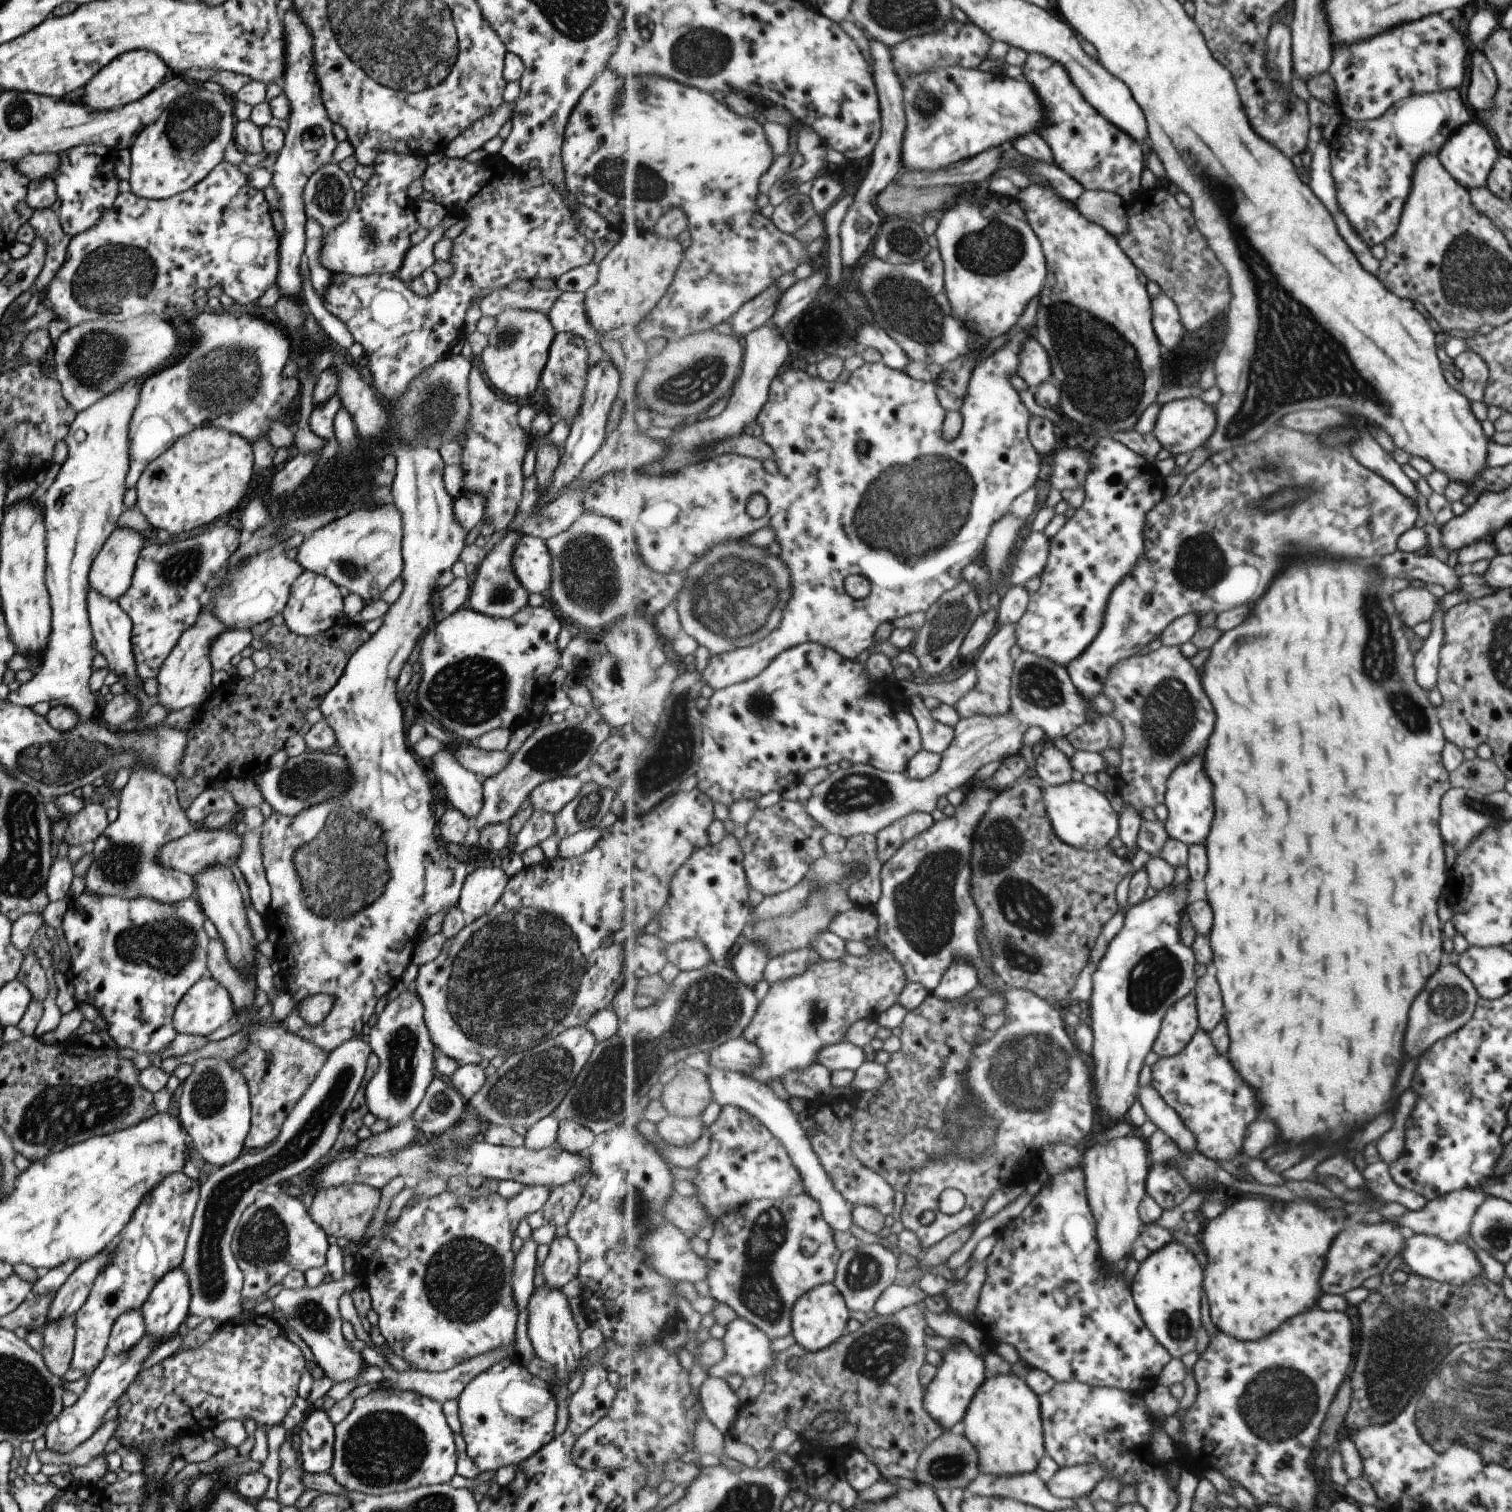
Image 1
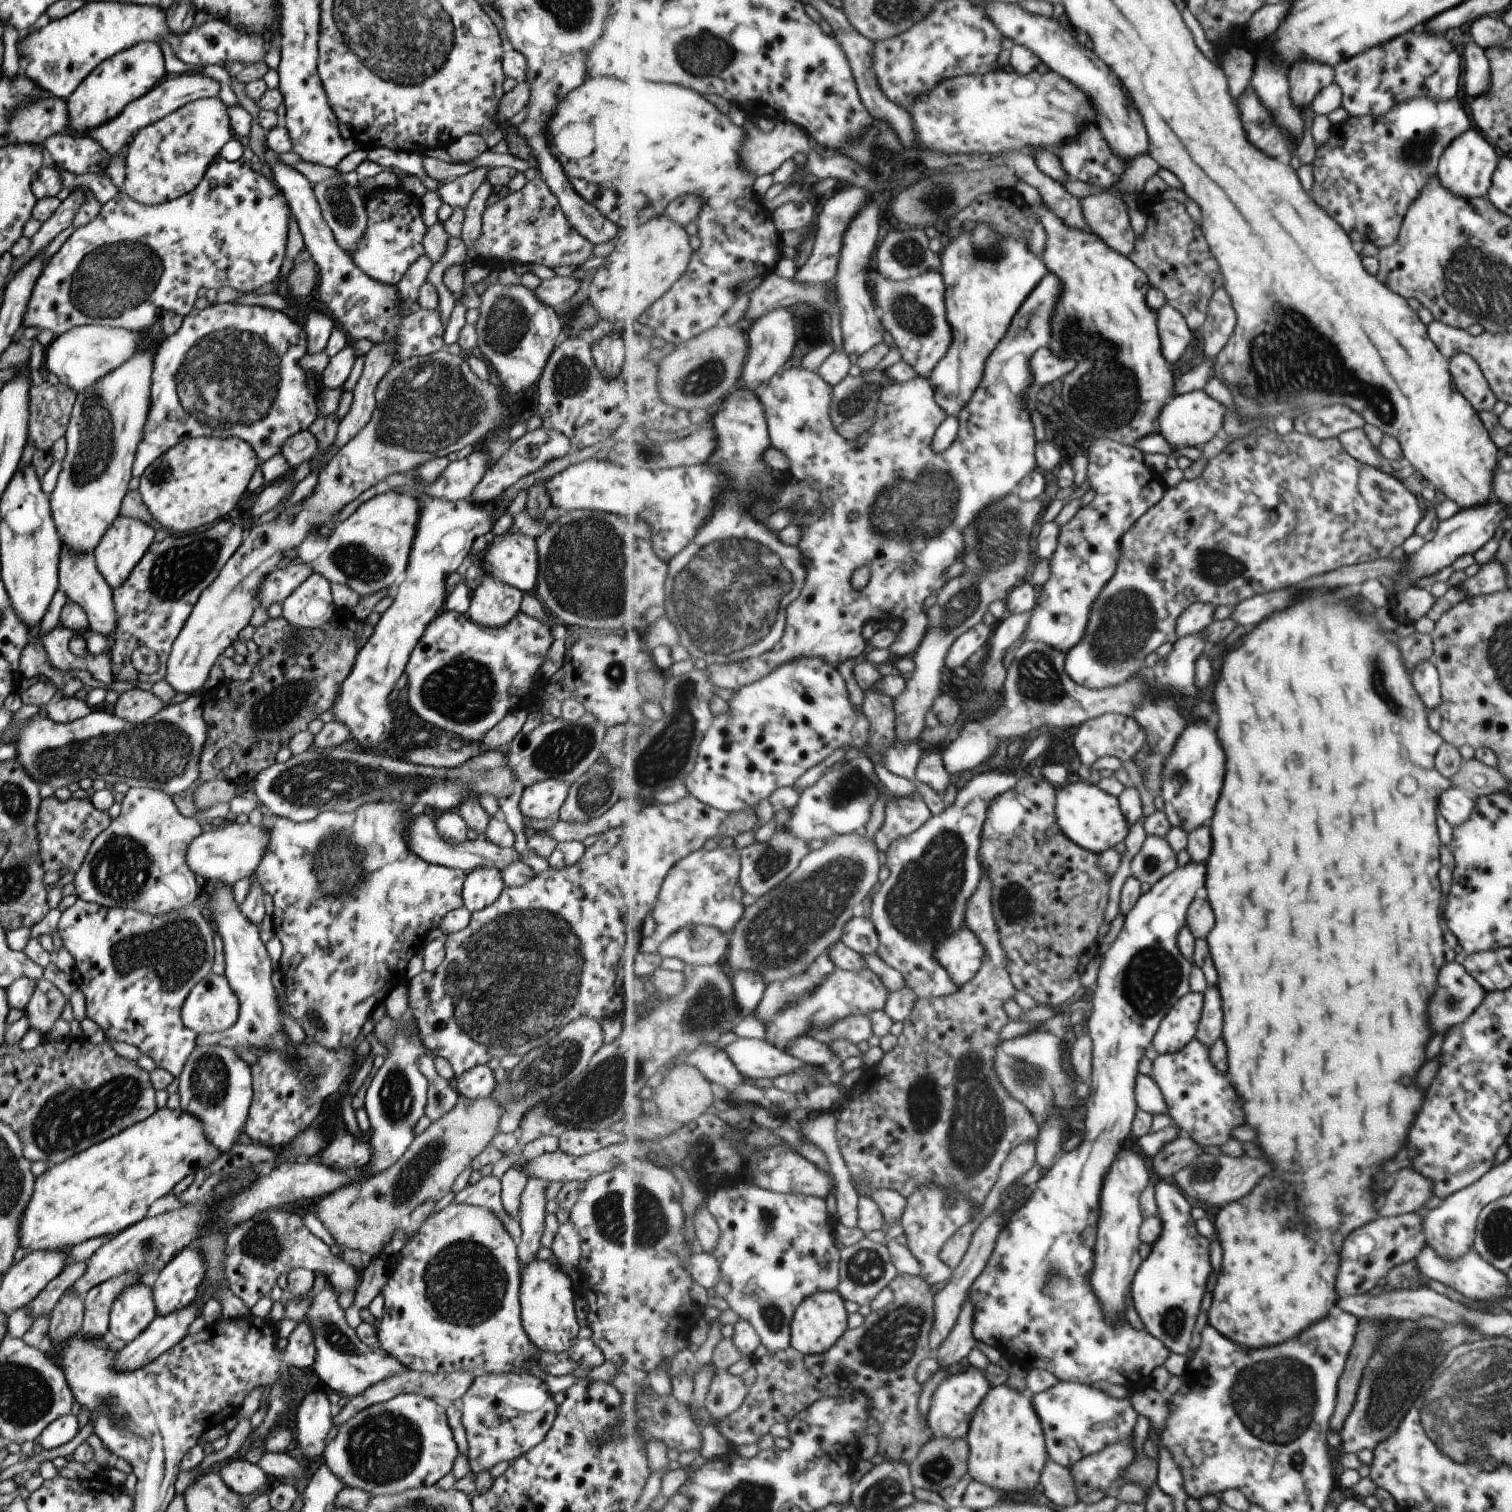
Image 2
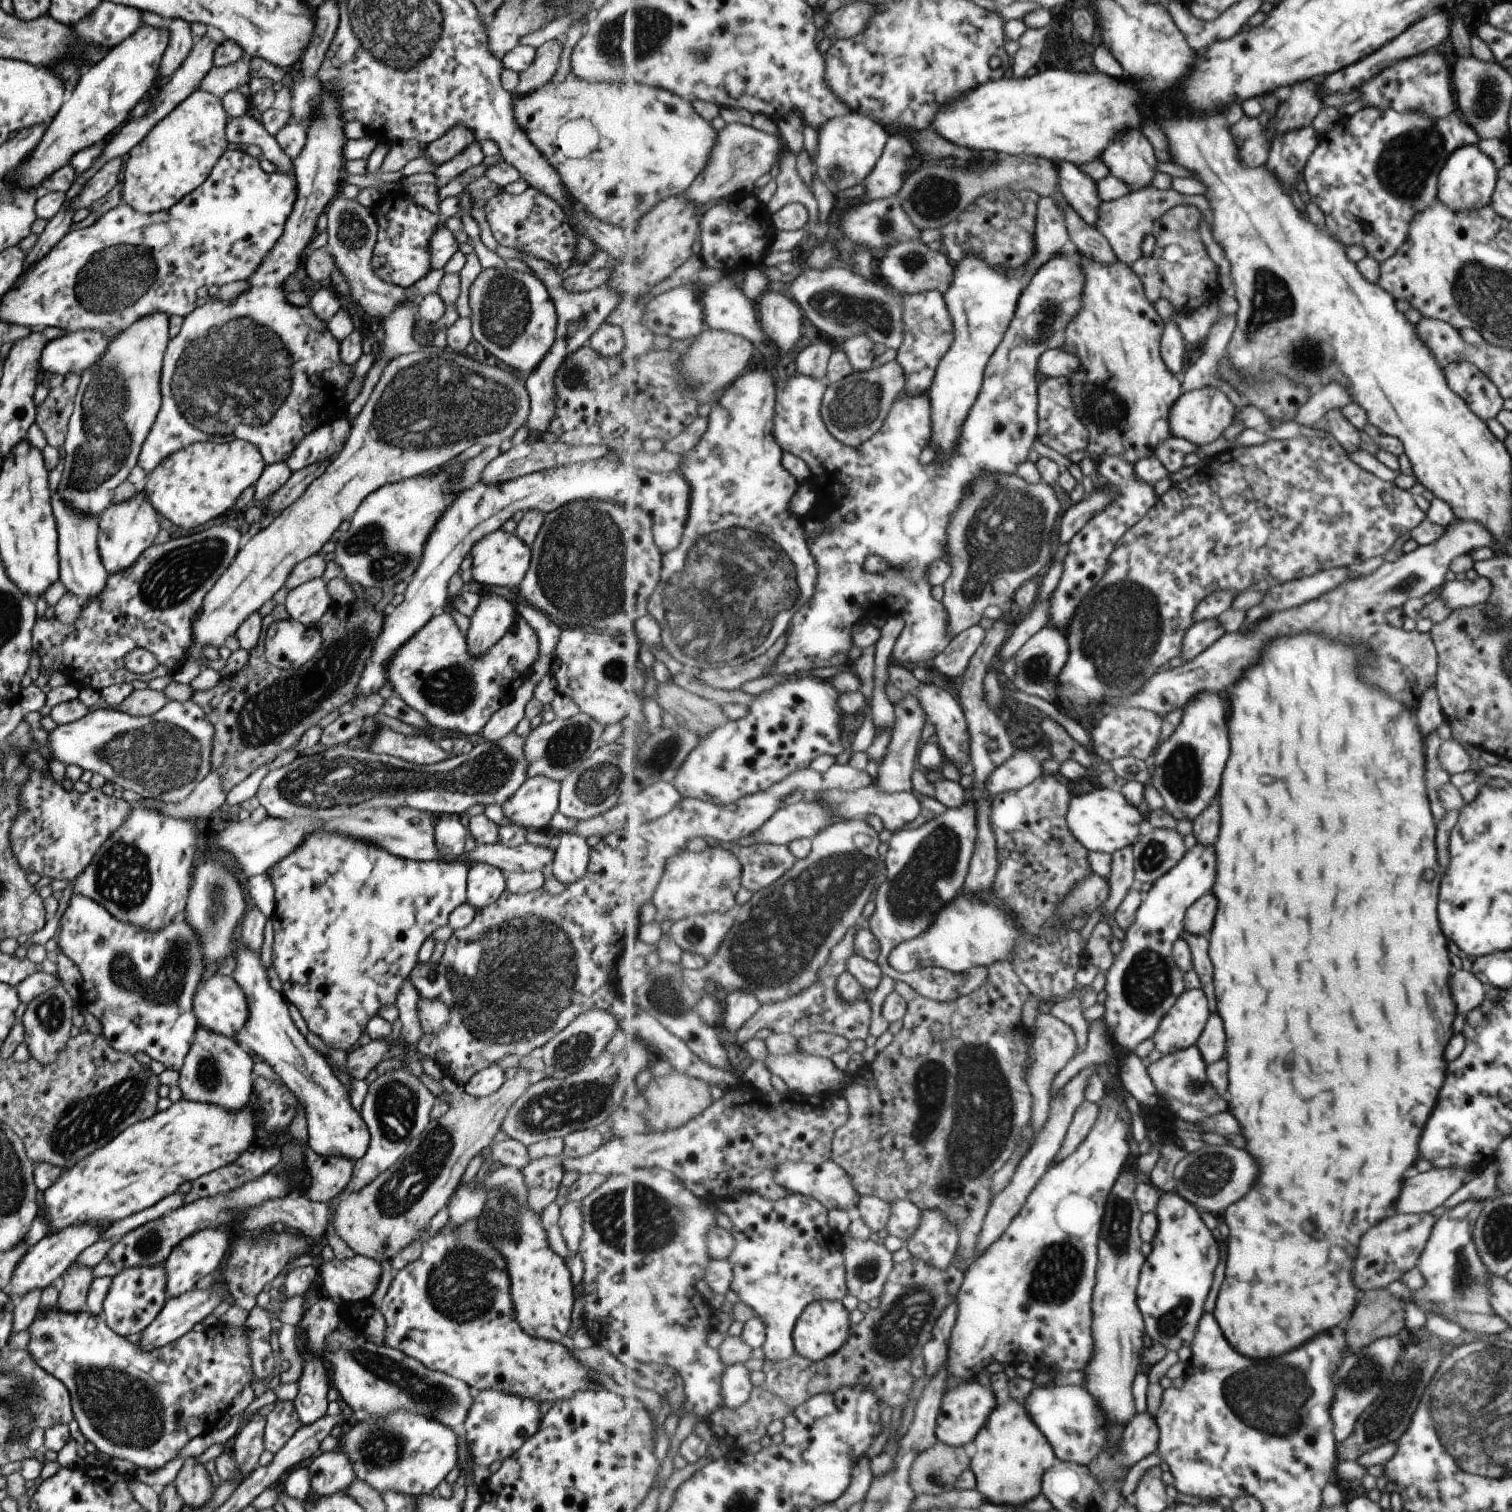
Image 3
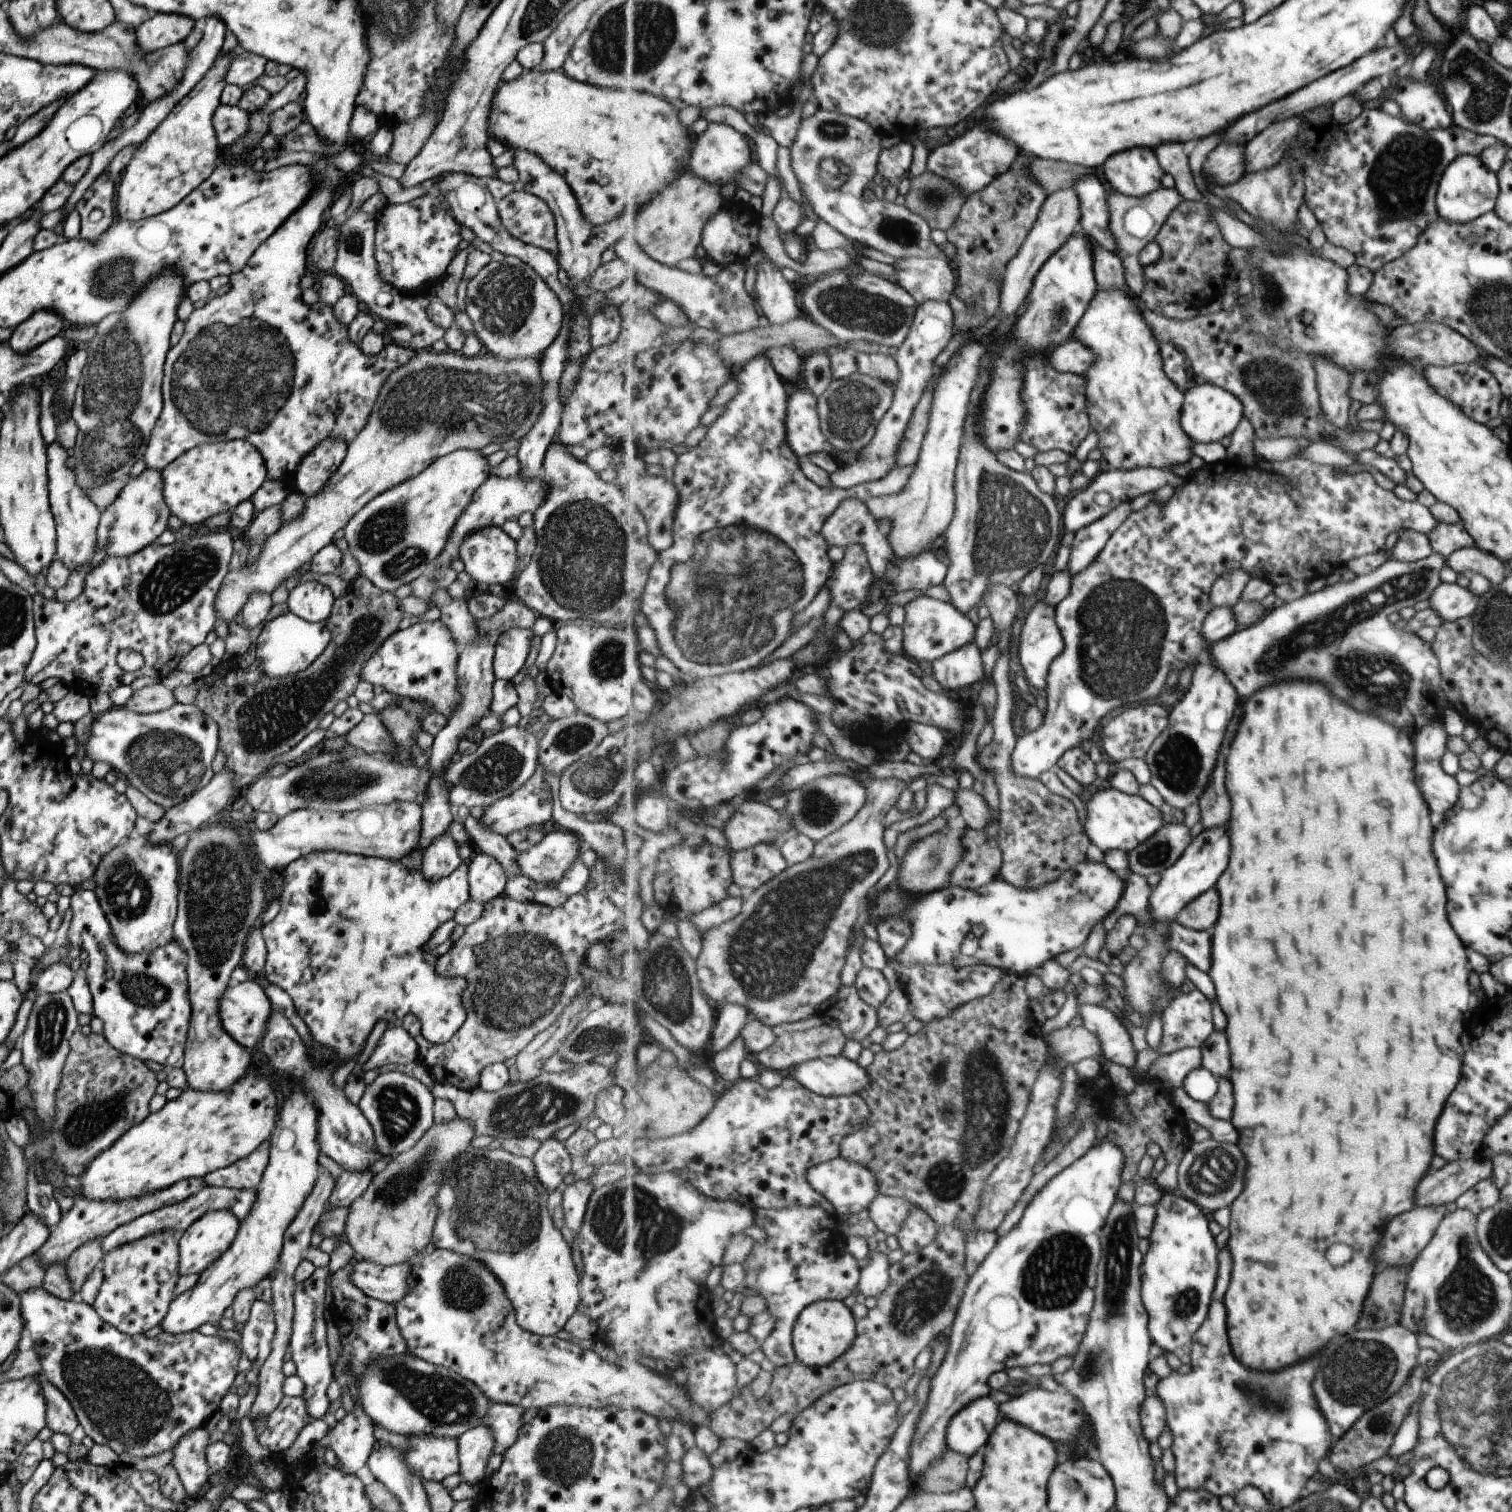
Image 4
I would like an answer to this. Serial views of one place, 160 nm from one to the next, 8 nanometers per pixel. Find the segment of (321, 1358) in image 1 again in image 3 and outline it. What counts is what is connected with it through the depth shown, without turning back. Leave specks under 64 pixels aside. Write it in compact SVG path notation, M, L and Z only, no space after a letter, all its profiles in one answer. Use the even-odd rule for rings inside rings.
M331 1331L326 1337L327 1348L331 1351L329 1358L322 1356L329 1372L331 1387L353 1411L363 1410L367 1415L382 1417L396 1410L403 1409L416 1415L423 1415L440 1422L450 1429L461 1424L472 1405L473 1391L462 1380L448 1374L425 1368L418 1360L405 1356L400 1350L372 1343L365 1338L346 1338L341 1332Z

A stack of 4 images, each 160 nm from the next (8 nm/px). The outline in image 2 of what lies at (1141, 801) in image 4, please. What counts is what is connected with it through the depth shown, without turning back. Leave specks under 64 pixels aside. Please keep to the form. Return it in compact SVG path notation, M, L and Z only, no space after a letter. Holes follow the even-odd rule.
M1078 780L1057 792L1056 818L1060 828L1077 846L1101 854L1117 848L1129 836L1129 822L1121 810L1120 800L1107 794L1098 785Z

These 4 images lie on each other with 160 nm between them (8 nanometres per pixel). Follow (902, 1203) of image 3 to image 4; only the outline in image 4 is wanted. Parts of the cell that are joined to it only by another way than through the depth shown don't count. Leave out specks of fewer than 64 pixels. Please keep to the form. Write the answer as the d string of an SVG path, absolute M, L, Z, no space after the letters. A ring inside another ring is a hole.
M920 1207L915 1208L896 1234L906 1253L920 1253L936 1240L940 1226Z

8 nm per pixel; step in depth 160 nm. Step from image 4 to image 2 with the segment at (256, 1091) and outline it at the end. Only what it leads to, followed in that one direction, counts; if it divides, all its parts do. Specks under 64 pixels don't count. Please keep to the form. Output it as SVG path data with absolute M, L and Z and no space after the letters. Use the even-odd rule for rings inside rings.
M158 1108L145 1120L89 1146L60 1164L49 1165L43 1174L34 1178L31 1198L17 1222L17 1246L26 1253L65 1250L91 1238L113 1237L140 1222L153 1201L172 1192L175 1184L188 1174L195 1175L199 1168L209 1166L219 1154L217 1148L209 1146L205 1134L201 1132L201 1122L197 1122L193 1114L187 1114L180 1108Z

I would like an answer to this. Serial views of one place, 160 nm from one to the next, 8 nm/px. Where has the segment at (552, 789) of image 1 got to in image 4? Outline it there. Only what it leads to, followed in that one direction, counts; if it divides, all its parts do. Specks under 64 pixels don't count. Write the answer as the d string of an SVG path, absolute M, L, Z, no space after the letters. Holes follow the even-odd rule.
M537 763L533 774L517 790L484 807L478 821L483 828L506 837L510 832L527 828L527 826L544 824L550 818L554 818L552 794L549 784L544 779L544 768Z

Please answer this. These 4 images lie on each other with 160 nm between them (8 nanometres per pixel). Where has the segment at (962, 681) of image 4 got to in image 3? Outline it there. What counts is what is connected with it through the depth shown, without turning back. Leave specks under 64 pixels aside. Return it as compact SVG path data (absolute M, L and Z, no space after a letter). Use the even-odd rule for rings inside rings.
M973 625L970 629L964 630L953 638L947 649L931 661L931 665L946 677L963 678L972 656L981 648L987 633L988 631L979 625Z

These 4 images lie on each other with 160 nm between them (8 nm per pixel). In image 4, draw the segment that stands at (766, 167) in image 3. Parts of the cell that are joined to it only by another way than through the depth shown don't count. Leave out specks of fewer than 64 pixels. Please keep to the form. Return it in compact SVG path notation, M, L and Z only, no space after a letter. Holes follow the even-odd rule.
M709 123L706 130L697 136L695 150L692 152L690 168L698 177L712 183L727 184L739 177L740 170L752 163L747 135L725 123Z

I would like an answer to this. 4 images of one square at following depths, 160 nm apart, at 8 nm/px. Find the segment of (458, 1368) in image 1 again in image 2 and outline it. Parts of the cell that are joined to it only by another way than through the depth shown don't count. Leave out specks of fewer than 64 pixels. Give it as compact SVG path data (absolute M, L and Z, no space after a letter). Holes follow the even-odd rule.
M406 1369L403 1370L401 1374L389 1376L389 1378L385 1378L385 1380L379 1380L379 1382L375 1382L375 1384L367 1386L367 1388L365 1388L361 1394L357 1394L357 1396L353 1396L353 1398L349 1399L349 1402L347 1402L347 1404L345 1404L340 1411L334 1411L333 1424L339 1427L341 1424L343 1424L343 1422L345 1422L345 1420L349 1420L349 1418L351 1418L351 1416L356 1414L358 1411L364 1410L370 1405L390 1400L399 1394L415 1394L429 1398L433 1401L440 1402L443 1405L449 1403L457 1404L461 1399L461 1396L463 1396L463 1394L466 1392L466 1389L471 1385L474 1377L475 1376L471 1375L469 1372L465 1372L465 1370L449 1374L430 1374Z

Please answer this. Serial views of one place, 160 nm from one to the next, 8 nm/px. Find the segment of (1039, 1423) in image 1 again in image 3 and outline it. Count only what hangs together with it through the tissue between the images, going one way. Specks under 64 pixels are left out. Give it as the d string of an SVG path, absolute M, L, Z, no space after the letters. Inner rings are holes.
M1019 1400L1007 1404L999 1402L974 1444L976 1453L970 1467L978 1480L977 1489L989 1503L1017 1509L1042 1493L1044 1474L1052 1468L1057 1457L1052 1443Z

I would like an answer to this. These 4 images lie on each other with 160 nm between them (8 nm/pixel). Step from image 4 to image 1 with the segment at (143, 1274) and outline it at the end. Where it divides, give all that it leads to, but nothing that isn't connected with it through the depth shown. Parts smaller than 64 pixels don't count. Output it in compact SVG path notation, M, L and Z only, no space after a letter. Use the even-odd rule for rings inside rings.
M141 1309L128 1310L113 1321L106 1351L124 1353L132 1349L143 1335L144 1322Z

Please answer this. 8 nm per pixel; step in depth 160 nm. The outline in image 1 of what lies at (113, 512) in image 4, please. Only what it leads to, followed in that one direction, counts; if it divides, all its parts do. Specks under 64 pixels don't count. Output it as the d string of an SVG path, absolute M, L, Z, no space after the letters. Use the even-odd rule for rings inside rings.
M115 527L103 542L97 556L93 558L88 572L89 587L108 599L116 600L127 590L140 550L148 542L150 535L125 527Z

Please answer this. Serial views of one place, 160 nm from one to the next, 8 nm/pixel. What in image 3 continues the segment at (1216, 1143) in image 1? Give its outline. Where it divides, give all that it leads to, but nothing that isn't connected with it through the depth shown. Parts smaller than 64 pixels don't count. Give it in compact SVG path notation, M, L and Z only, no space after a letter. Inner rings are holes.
M1198 1045L1170 1055L1156 1055L1154 1061L1148 1064L1149 1074L1161 1094L1161 1100L1167 1101L1167 1107L1179 1118L1200 1123L1229 1110L1227 1099L1208 1081L1208 1065Z

